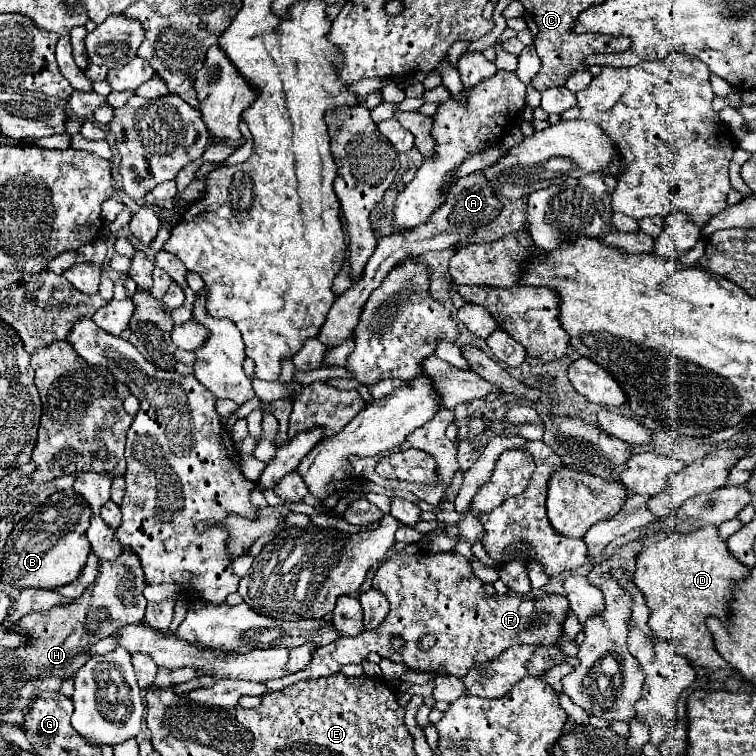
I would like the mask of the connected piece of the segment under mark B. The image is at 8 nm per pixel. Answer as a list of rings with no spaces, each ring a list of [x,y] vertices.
[[[52,493],[46,503],[38,505],[28,517],[22,519],[22,525],[16,525],[8,535],[2,557],[2,581],[22,589],[54,589],[58,585],[68,585],[70,581],[74,581],[84,569],[90,555],[90,545],[86,539],[90,517],[92,509],[84,505],[80,493]]]

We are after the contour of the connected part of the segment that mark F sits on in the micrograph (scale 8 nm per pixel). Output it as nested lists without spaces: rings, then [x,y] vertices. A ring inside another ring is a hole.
[[[394,553],[376,571],[372,587],[380,589],[390,601],[390,613],[378,625],[378,629],[360,633],[356,637],[340,635],[340,641],[320,647],[306,669],[276,681],[264,681],[262,685],[268,685],[268,691],[280,691],[304,679],[326,677],[338,673],[338,669],[346,663],[364,663],[370,651],[376,651],[380,657],[388,657],[396,663],[404,663],[412,671],[432,671],[440,675],[462,677],[476,663],[490,661],[516,643],[556,643],[570,609],[564,595],[544,593],[538,599],[512,593],[488,595],[484,591],[484,583],[474,575],[470,561],[460,553]],[[392,635],[406,639],[406,647],[400,653],[390,651]],[[424,635],[436,637],[436,645],[428,651],[420,649],[420,639]]]

